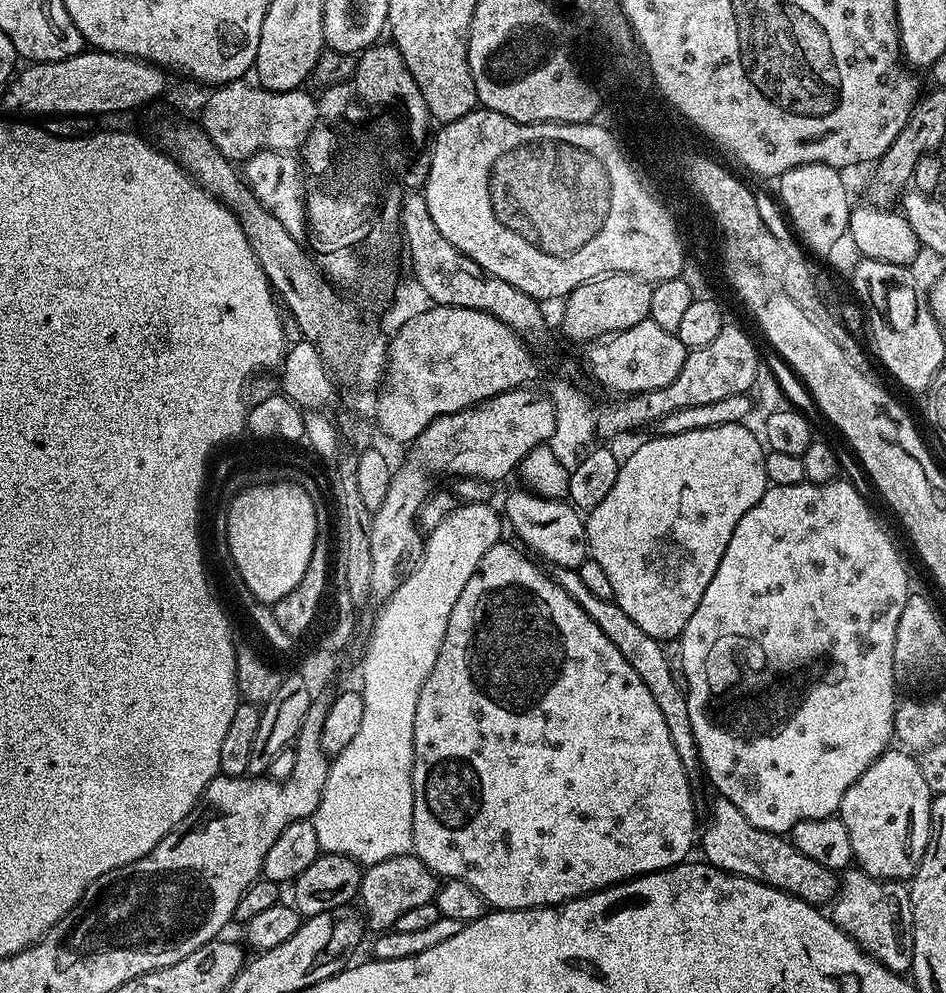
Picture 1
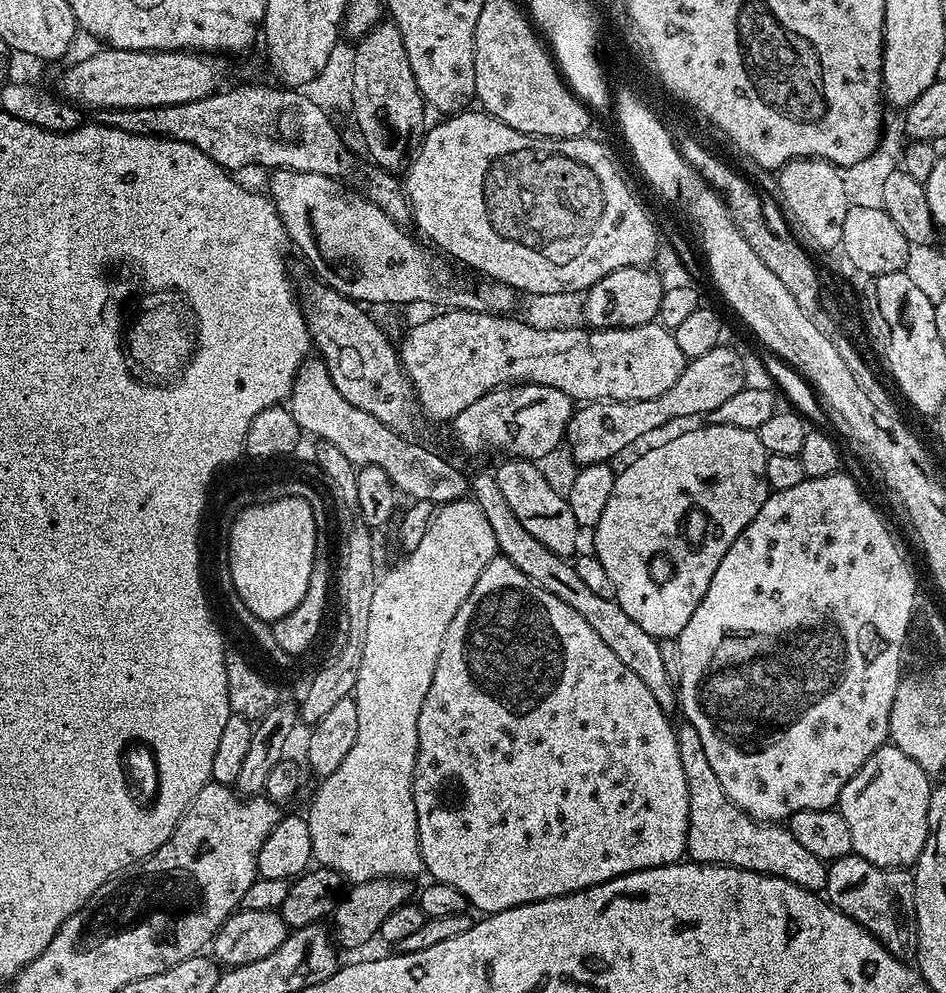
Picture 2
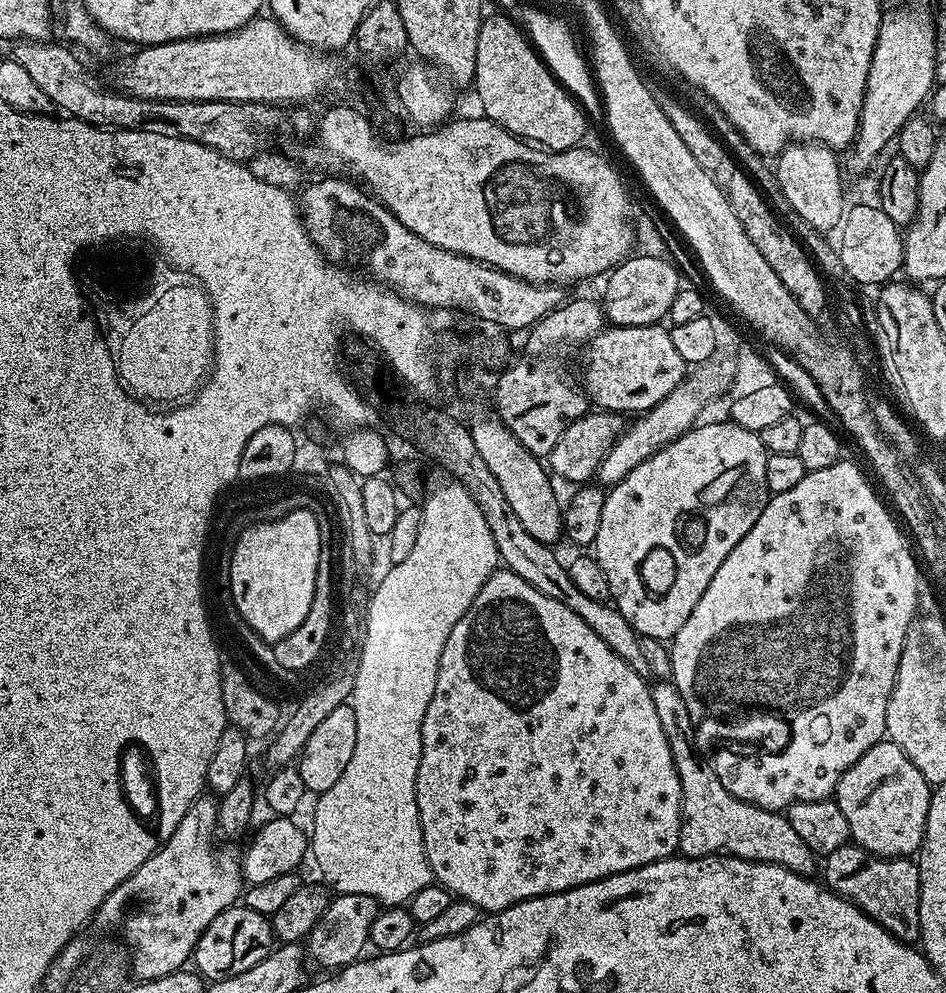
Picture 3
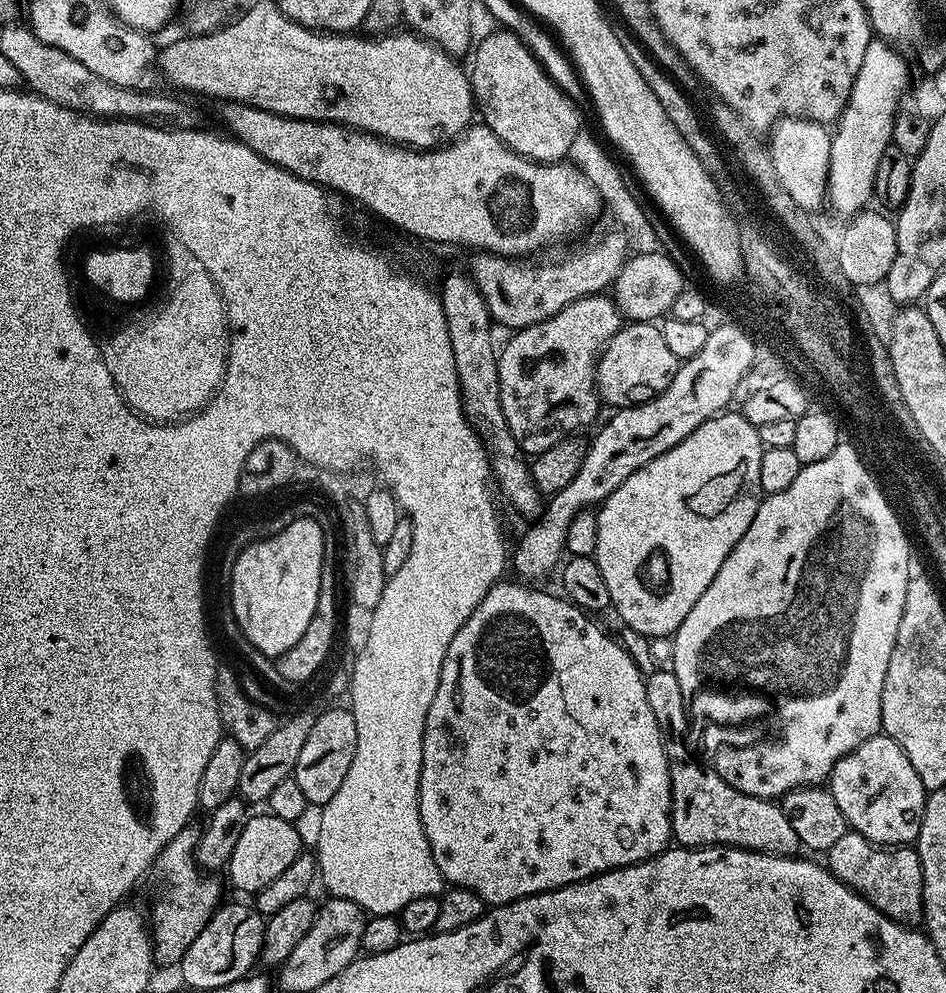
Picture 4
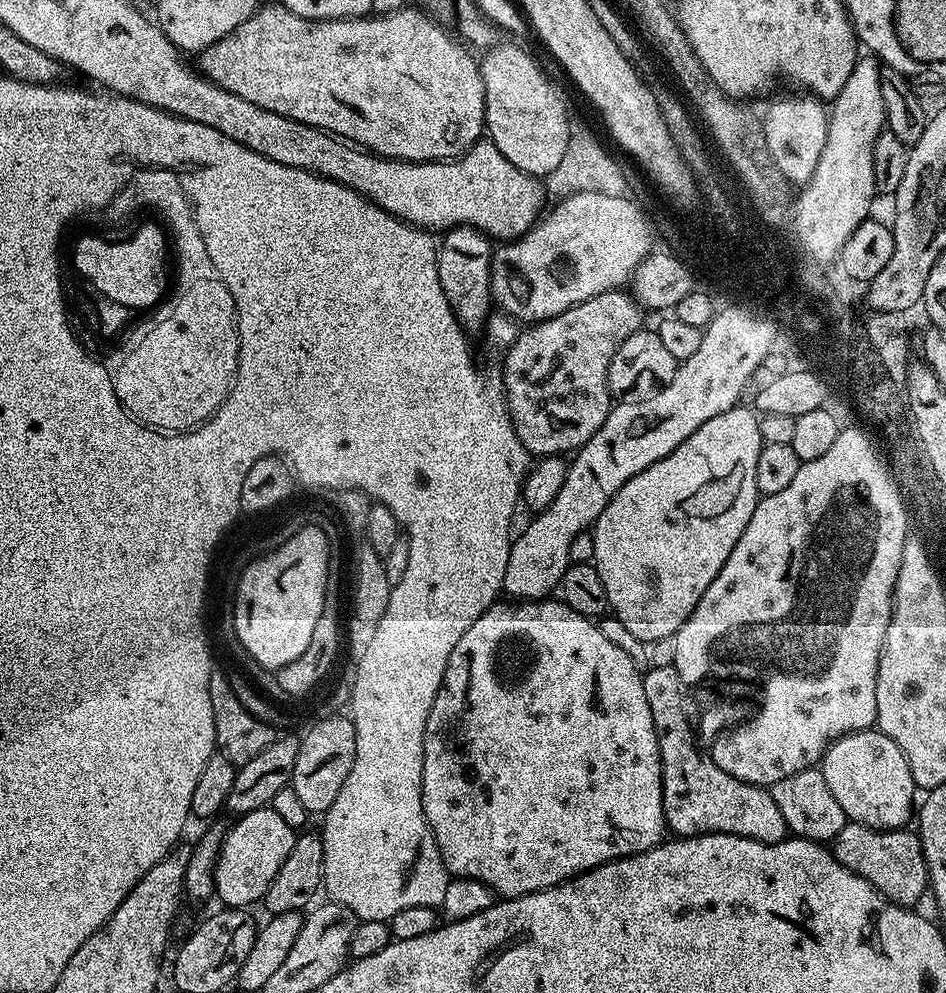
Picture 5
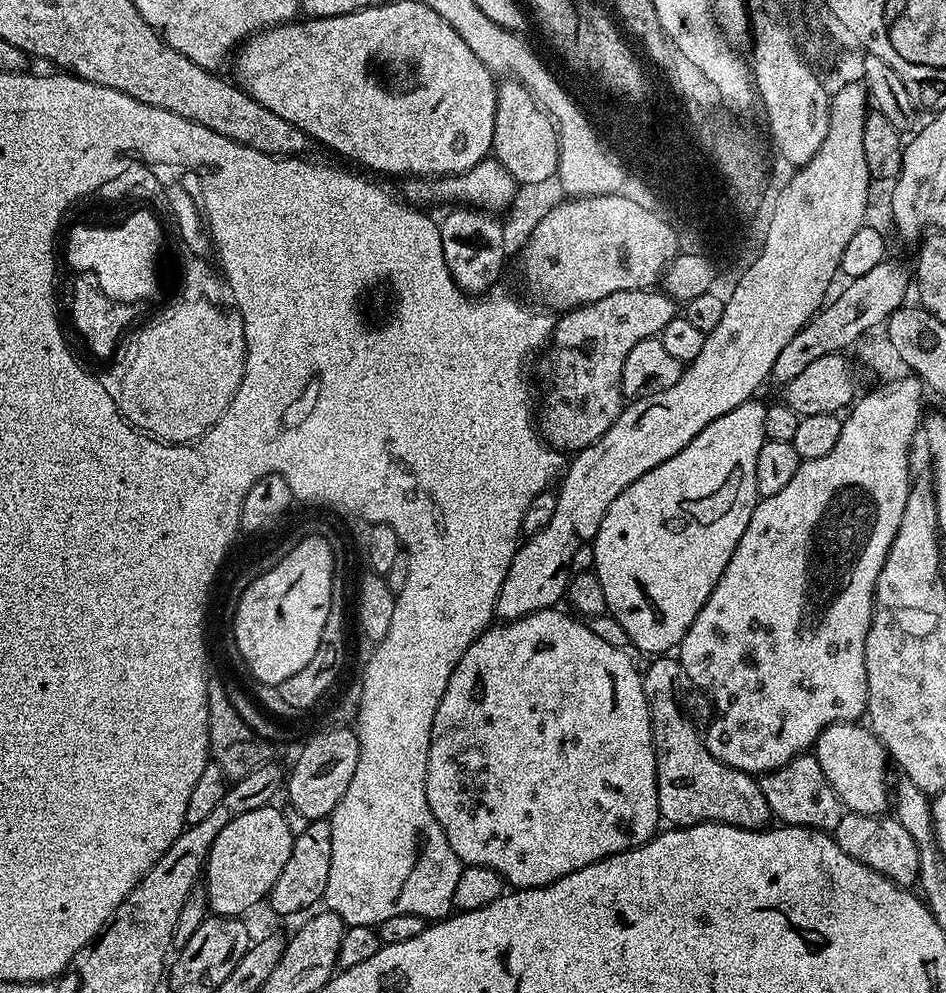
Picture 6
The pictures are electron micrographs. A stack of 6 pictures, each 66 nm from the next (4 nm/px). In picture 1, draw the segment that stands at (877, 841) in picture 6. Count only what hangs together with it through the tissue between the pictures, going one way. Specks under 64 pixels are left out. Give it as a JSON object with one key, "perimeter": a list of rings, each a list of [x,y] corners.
{"perimeter":[[[852,866],[839,877],[838,891],[831,908],[833,922],[879,964],[901,974],[911,969],[914,962],[914,934],[912,894],[907,883],[879,880]]]}

